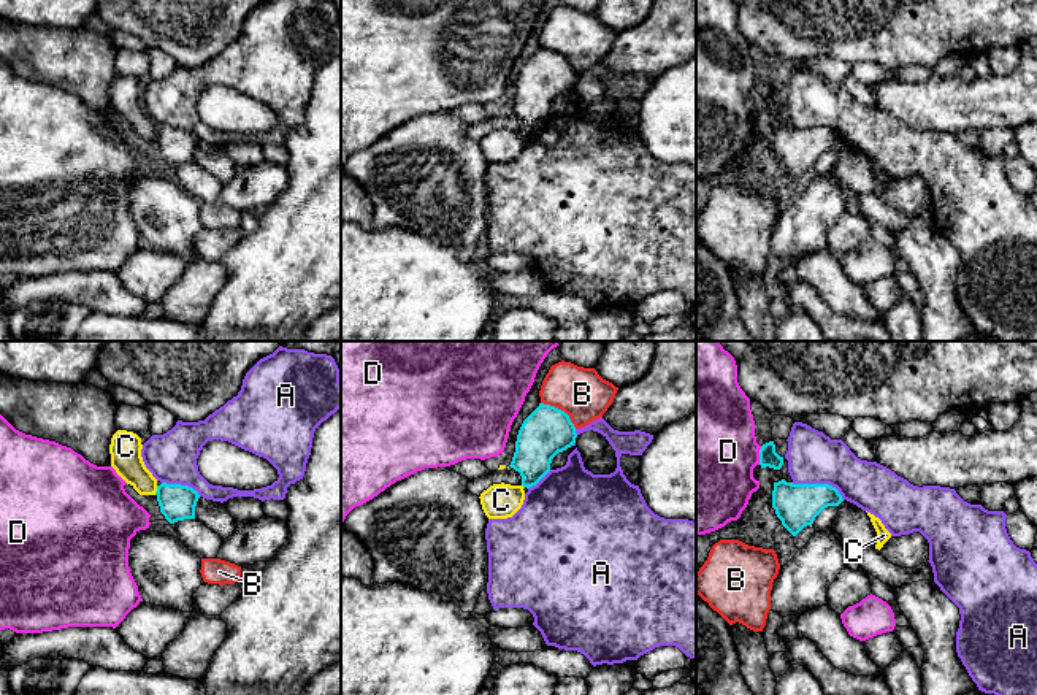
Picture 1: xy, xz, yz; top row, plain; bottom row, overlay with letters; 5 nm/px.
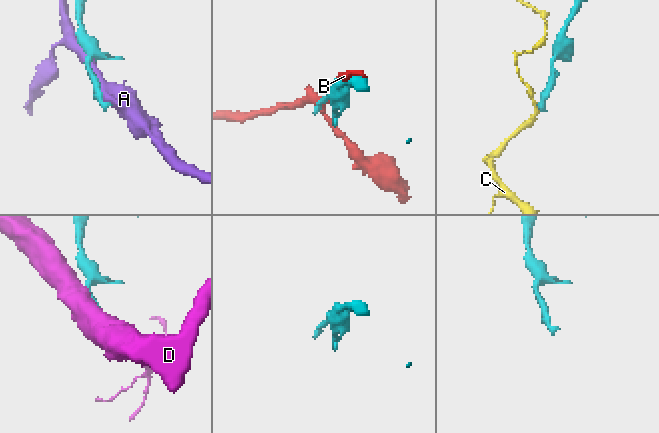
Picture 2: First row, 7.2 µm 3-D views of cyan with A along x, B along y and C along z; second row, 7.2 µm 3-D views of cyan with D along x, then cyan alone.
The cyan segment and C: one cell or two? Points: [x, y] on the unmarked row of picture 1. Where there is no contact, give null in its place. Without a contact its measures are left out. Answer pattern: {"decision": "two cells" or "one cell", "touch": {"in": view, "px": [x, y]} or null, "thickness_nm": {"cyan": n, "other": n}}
{"decision": "two cells", "touch": {"in": "xy", "px": [157, 135]}, "thickness_nm": {"cyan": 180, "other": 160}}

